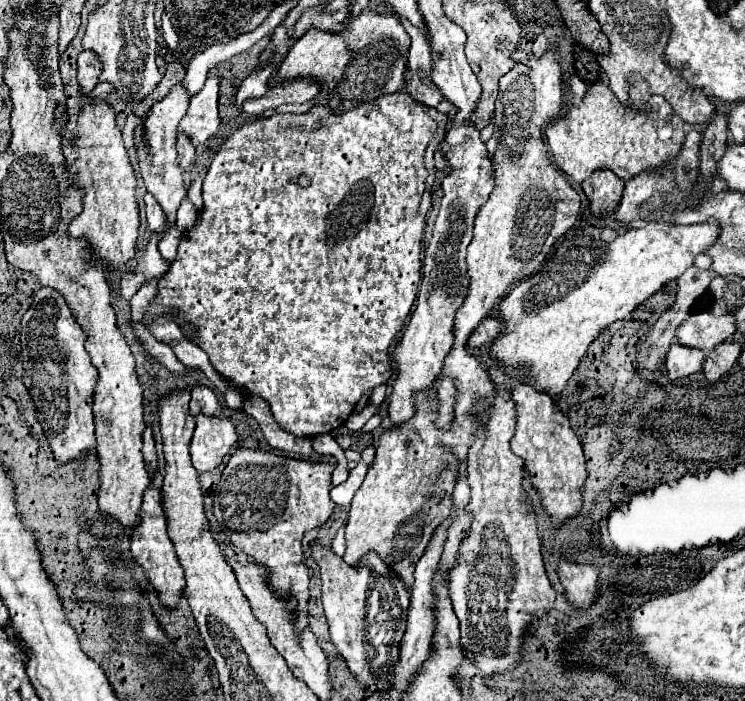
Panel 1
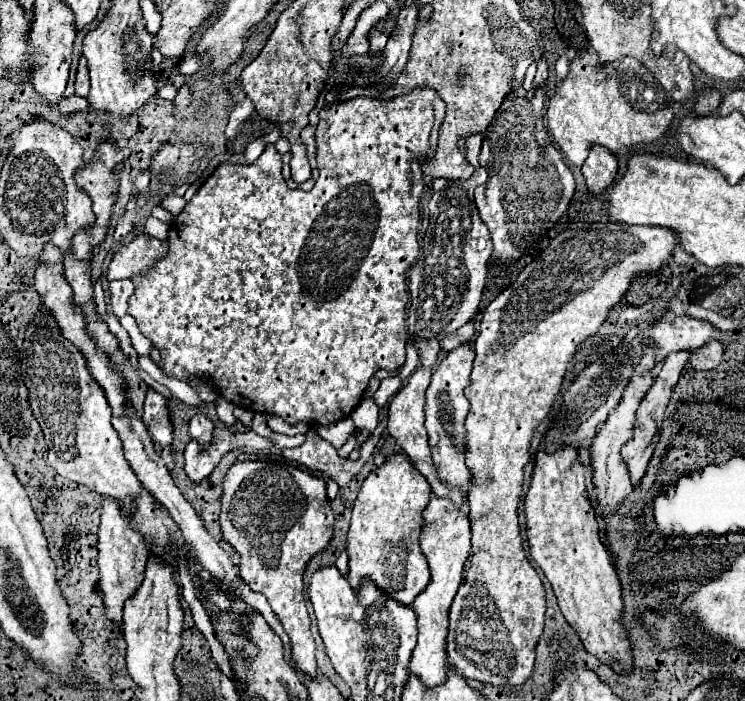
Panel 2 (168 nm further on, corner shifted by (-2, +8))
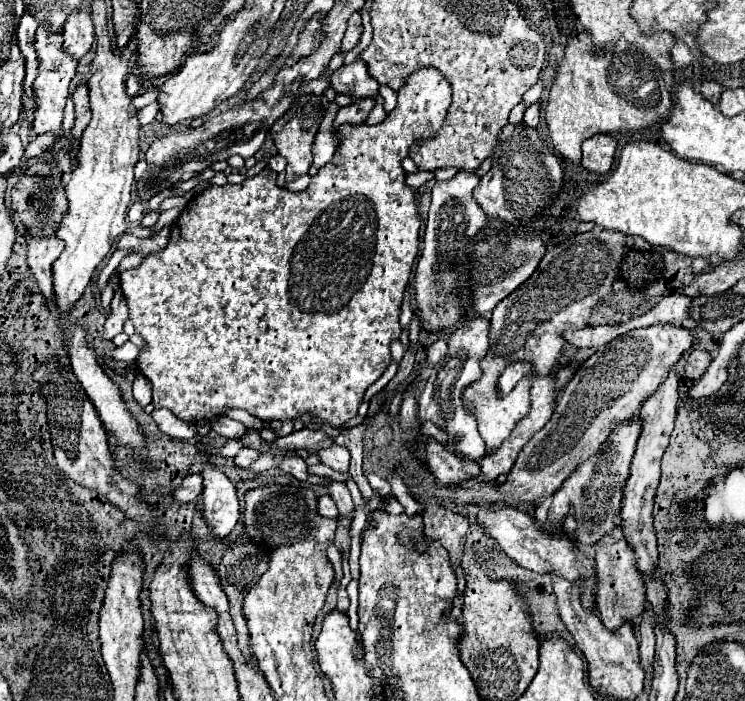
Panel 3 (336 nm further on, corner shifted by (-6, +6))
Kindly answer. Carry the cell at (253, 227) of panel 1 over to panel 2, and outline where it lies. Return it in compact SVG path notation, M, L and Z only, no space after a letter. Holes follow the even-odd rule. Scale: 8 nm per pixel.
M422 88L420 92L414 90L410 94L404 94L404 96L396 96L396 98L388 98L388 100L378 100L378 98L352 98L352 100L346 100L346 102L334 102L334 104L328 104L326 108L320 110L320 122L316 126L316 160L318 160L318 170L320 170L320 176L314 184L314 188L310 192L300 192L300 190L290 190L286 186L286 180L282 178L282 154L276 150L274 144L266 144L264 152L260 154L260 158L254 162L254 164L226 164L222 162L204 182L202 190L198 190L194 194L194 198L184 206L184 210L176 216L174 224L170 226L170 236L168 236L168 244L170 244L170 250L166 254L164 260L160 260L156 264L156 268L152 268L148 274L140 274L140 276L132 276L132 282L136 286L136 292L134 296L130 298L130 306L128 306L128 314L132 314L138 322L138 328L140 332L152 340L152 344L160 350L162 354L162 362L160 362L160 368L168 374L168 376L174 376L178 380L188 380L188 378L204 378L204 376L212 376L214 382L216 382L216 388L218 392L228 398L230 402L234 402L236 406L244 406L252 412L266 412L266 414L276 414L276 416L282 416L288 424L298 424L298 422L306 422L310 426L326 426L326 424L334 424L334 422L340 422L344 418L348 418L352 414L352 410L360 404L362 400L362 394L368 386L368 380L374 376L376 370L380 368L386 368L386 370L396 370L400 368L404 362L406 362L406 340L402 338L404 336L404 328L406 328L406 314L404 314L404 308L406 308L406 302L408 302L408 292L406 292L406 286L408 286L408 270L410 266L416 262L416 256L420 254L420 246L418 246L418 224L420 224L420 210L418 210L418 204L420 200L416 196L412 196L412 188L416 182L420 182L422 178L422 172L412 172L412 162L424 162L428 158L428 150L430 150L430 142L428 142L428 136L430 136L430 130L434 128L434 122L436 122L436 116L440 116L444 112L444 102L440 100L440 96L432 90L432 88Z

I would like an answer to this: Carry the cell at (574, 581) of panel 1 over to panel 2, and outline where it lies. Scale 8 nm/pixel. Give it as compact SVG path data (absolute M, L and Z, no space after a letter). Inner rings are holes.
M544 440L540 448L536 450L534 460L534 472L532 482L528 488L528 494L524 498L524 512L526 512L526 532L530 542L530 554L534 562L542 568L546 578L550 580L554 594L558 598L558 606L564 614L564 618L576 628L580 634L584 648L604 660L606 664L612 664L616 672L630 672L630 642L626 636L626 630L620 624L620 610L622 610L622 598L620 598L620 582L614 572L614 566L610 562L610 556L600 540L598 534L598 520L596 512L592 512L592 502L588 500L588 482L586 482L586 466L580 462L578 450L572 446L558 448L556 452L544 450Z

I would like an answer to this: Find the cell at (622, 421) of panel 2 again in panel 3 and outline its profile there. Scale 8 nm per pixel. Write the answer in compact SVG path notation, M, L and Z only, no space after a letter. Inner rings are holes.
M618 520L616 528L606 534L596 546L596 566L598 566L598 610L600 620L608 630L618 630L624 622L634 624L640 616L640 612L646 608L646 594L644 594L644 580L636 568L636 556L632 554L632 548L628 546L622 524Z

